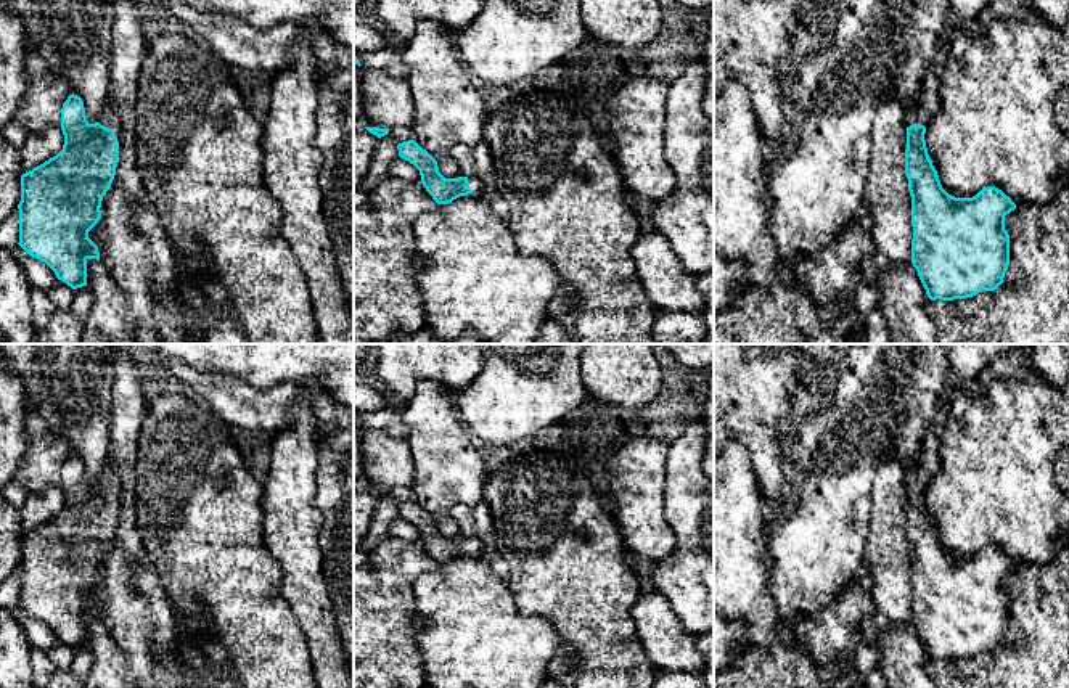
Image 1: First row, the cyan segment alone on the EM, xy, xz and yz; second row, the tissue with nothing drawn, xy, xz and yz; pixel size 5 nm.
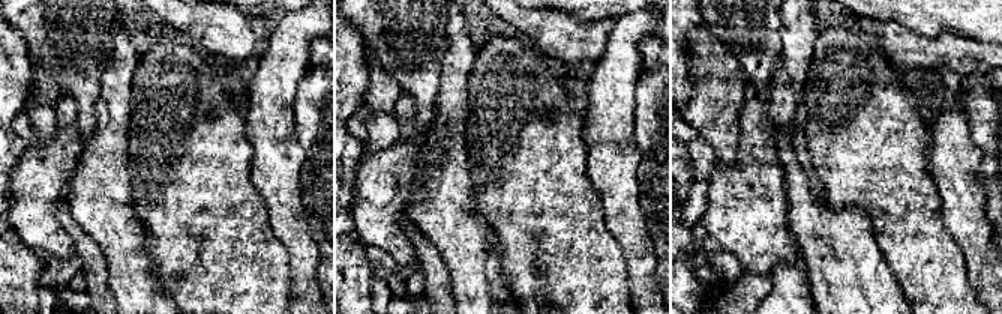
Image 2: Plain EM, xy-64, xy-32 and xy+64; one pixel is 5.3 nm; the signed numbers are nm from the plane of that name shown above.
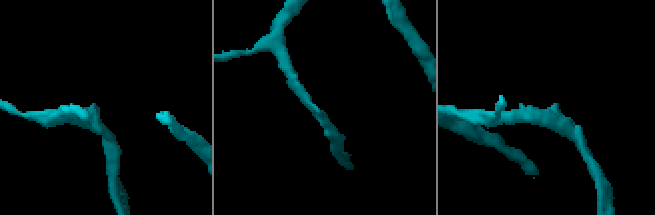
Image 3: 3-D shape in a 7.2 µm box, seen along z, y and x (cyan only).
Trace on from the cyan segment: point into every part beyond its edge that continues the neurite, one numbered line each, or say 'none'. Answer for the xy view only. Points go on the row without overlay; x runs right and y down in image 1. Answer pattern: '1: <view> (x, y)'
1: xy (108, 478)

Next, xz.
1: xz (476, 545)

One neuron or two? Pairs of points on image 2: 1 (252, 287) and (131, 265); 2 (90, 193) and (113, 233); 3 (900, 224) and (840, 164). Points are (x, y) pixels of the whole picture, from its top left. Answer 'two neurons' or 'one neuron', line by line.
1: two neurons
2: one neuron
3: one neuron

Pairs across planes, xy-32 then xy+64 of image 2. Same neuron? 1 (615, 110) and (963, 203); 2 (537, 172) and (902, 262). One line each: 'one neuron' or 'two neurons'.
1: one neuron
2: one neuron

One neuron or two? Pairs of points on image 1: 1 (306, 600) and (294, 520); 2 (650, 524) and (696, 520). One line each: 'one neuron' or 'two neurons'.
1: one neuron
2: two neurons

